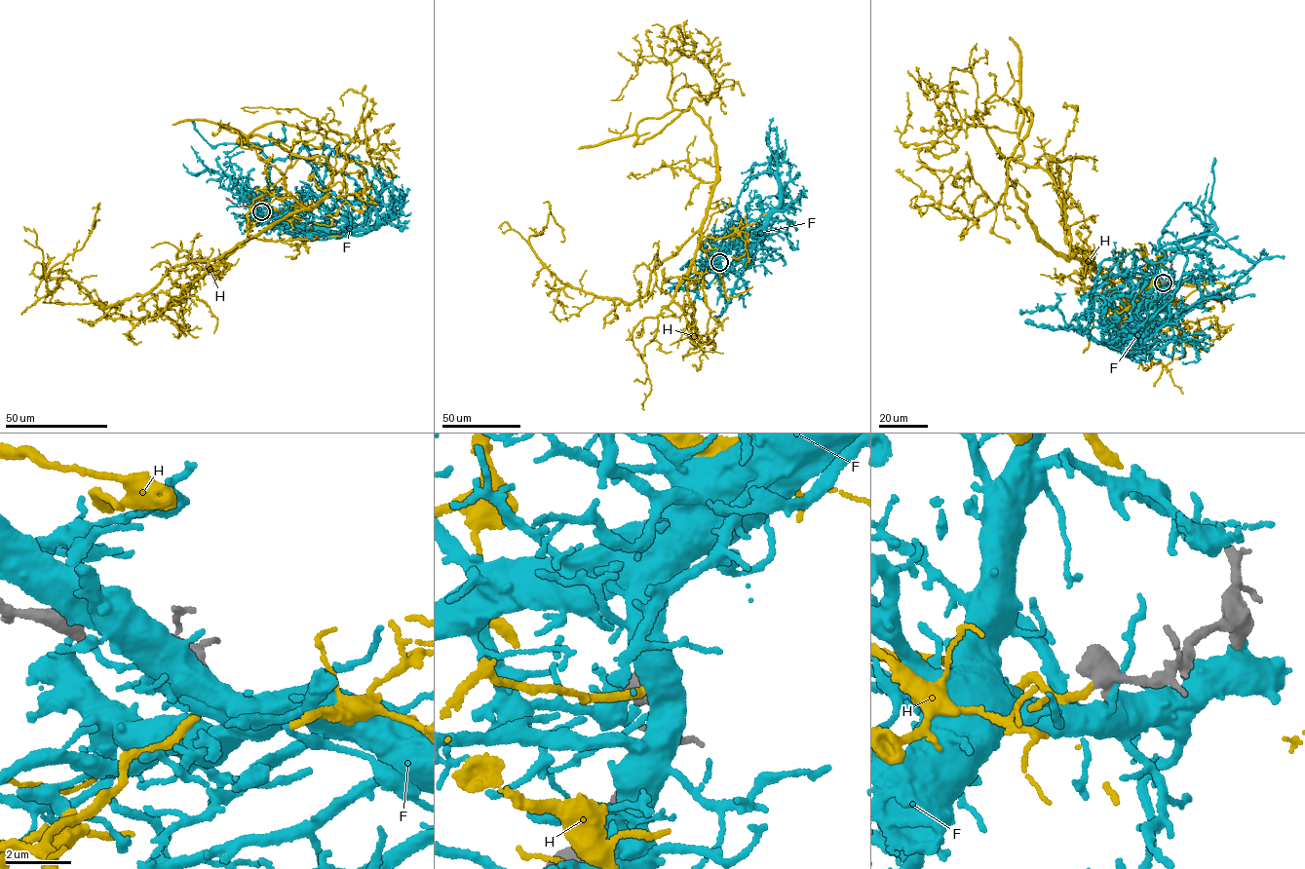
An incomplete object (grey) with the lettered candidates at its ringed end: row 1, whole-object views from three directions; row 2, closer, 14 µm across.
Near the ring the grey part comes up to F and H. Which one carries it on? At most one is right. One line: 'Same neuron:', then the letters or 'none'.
Same neuron: H

